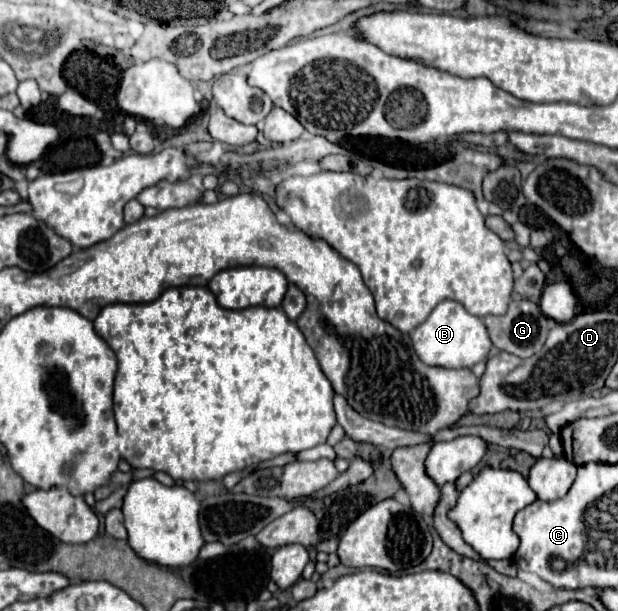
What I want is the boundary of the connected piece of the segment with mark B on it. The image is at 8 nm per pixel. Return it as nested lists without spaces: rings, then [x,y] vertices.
[[[456,300],[440,302],[430,312],[430,316],[416,330],[410,332],[410,338],[412,338],[418,358],[424,364],[442,366],[442,368],[472,368],[476,362],[486,360],[486,356],[492,348],[484,320],[480,316],[470,314]]]

